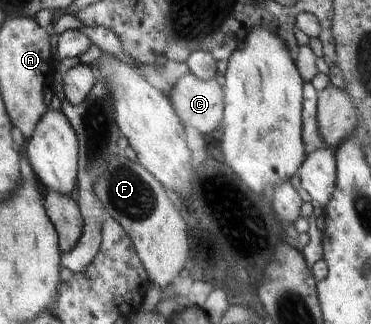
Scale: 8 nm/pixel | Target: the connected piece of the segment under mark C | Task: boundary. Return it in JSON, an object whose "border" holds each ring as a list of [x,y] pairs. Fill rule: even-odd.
{"border":[[[187,72],[168,93],[177,115],[201,133],[211,133],[224,119],[223,91],[215,78],[202,80]]]}

